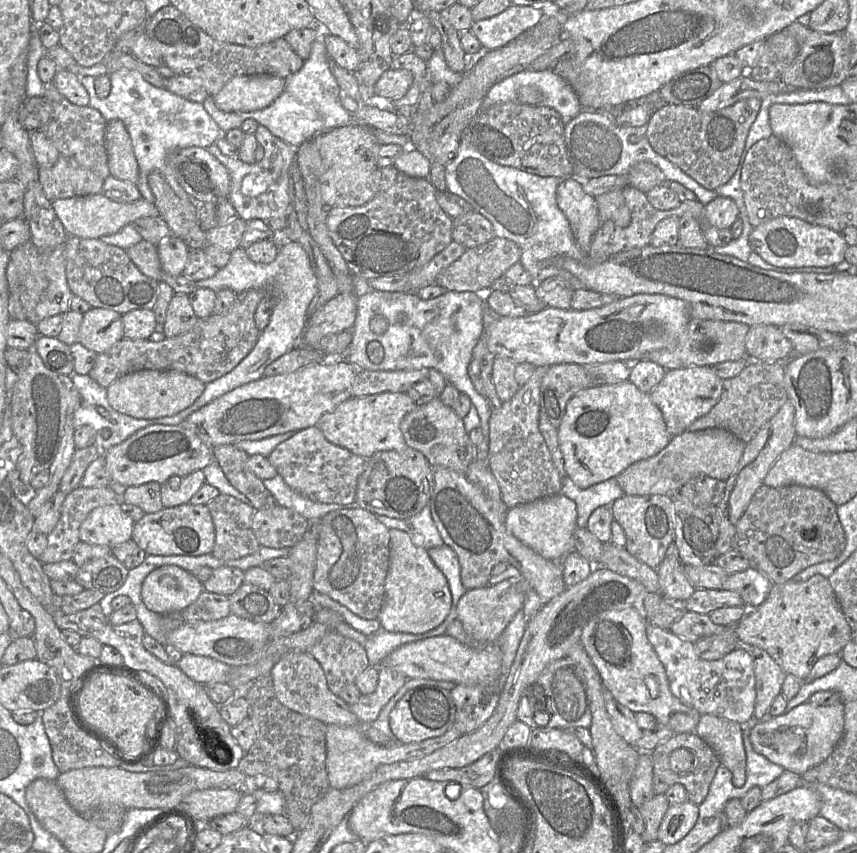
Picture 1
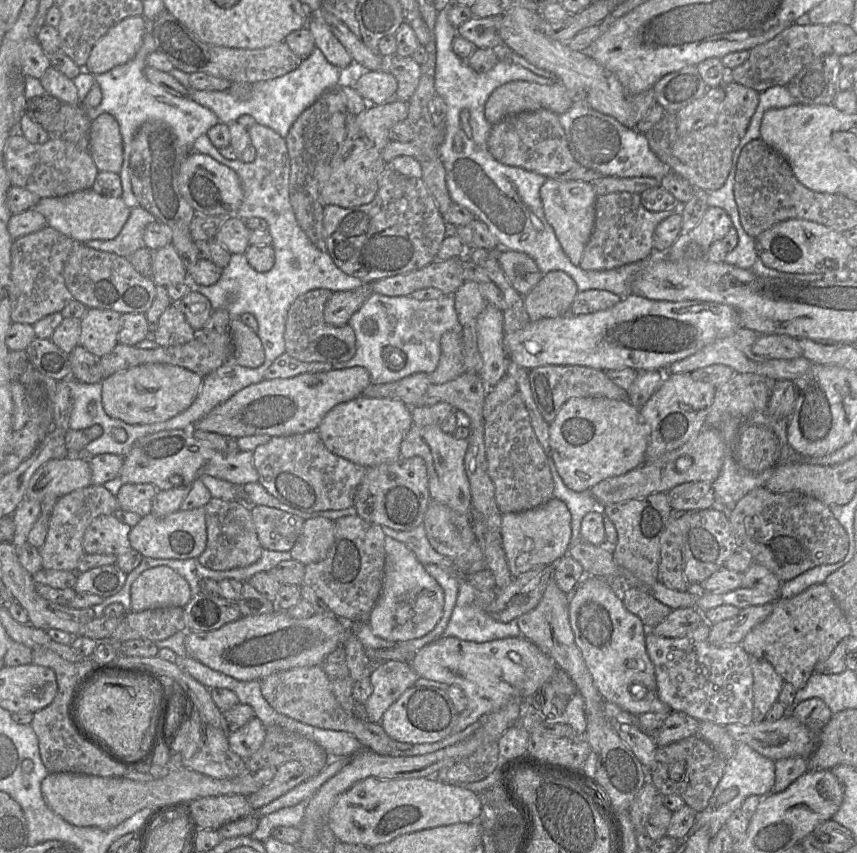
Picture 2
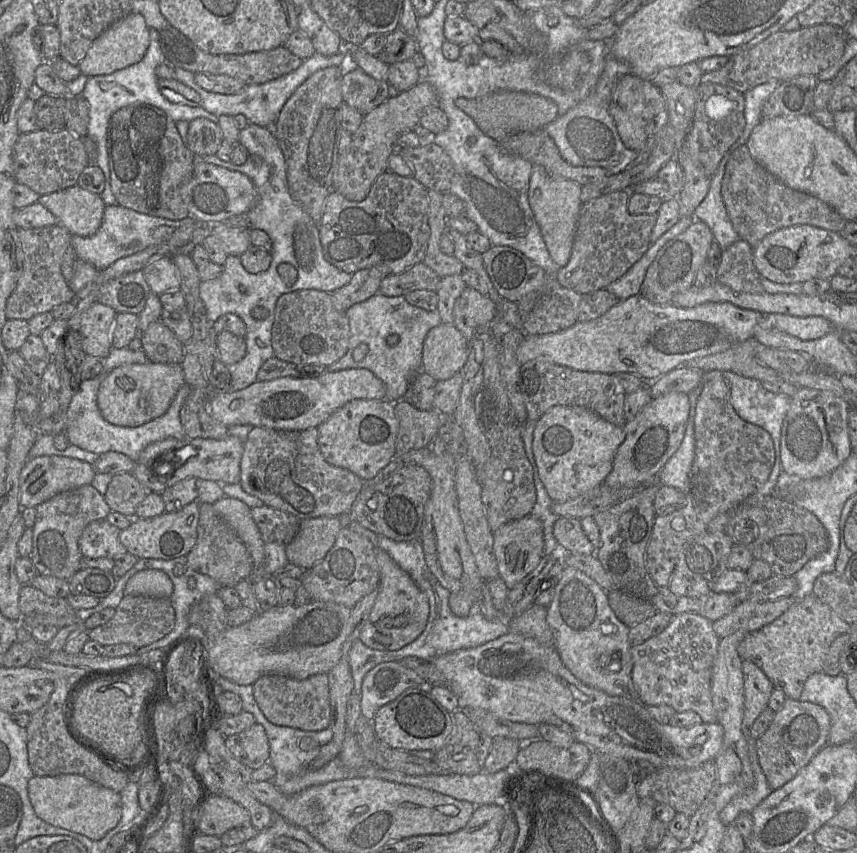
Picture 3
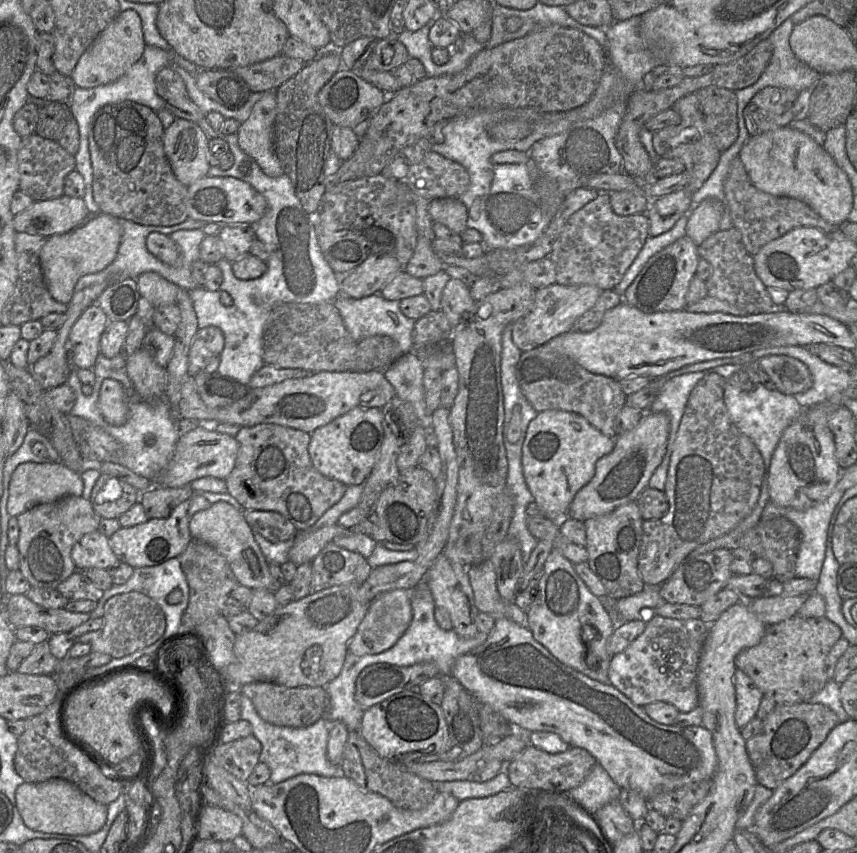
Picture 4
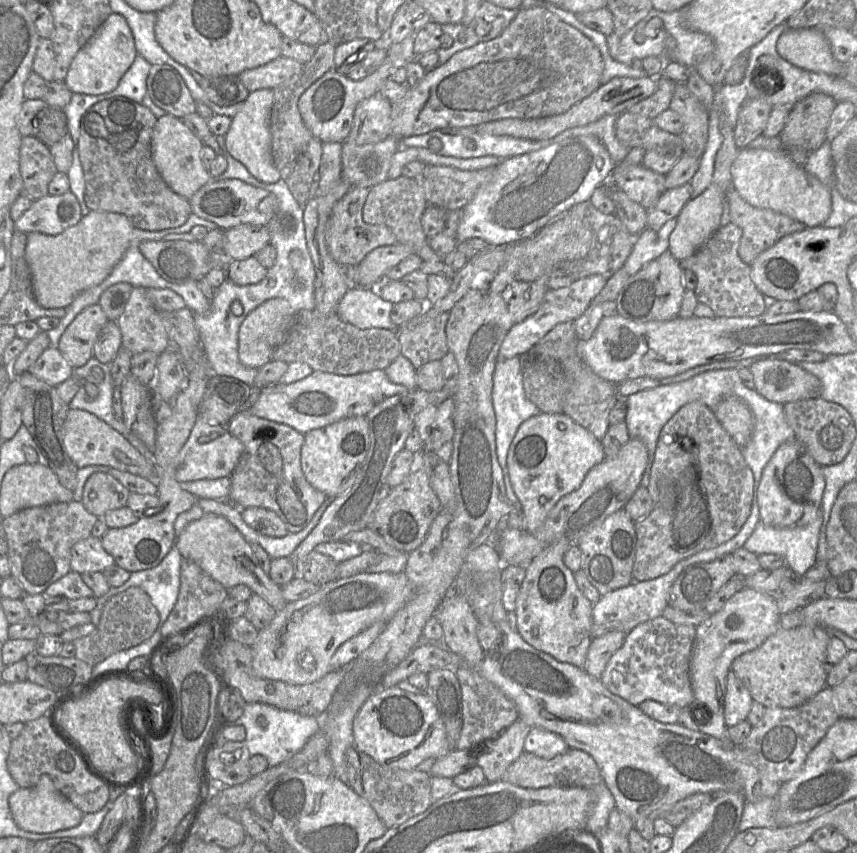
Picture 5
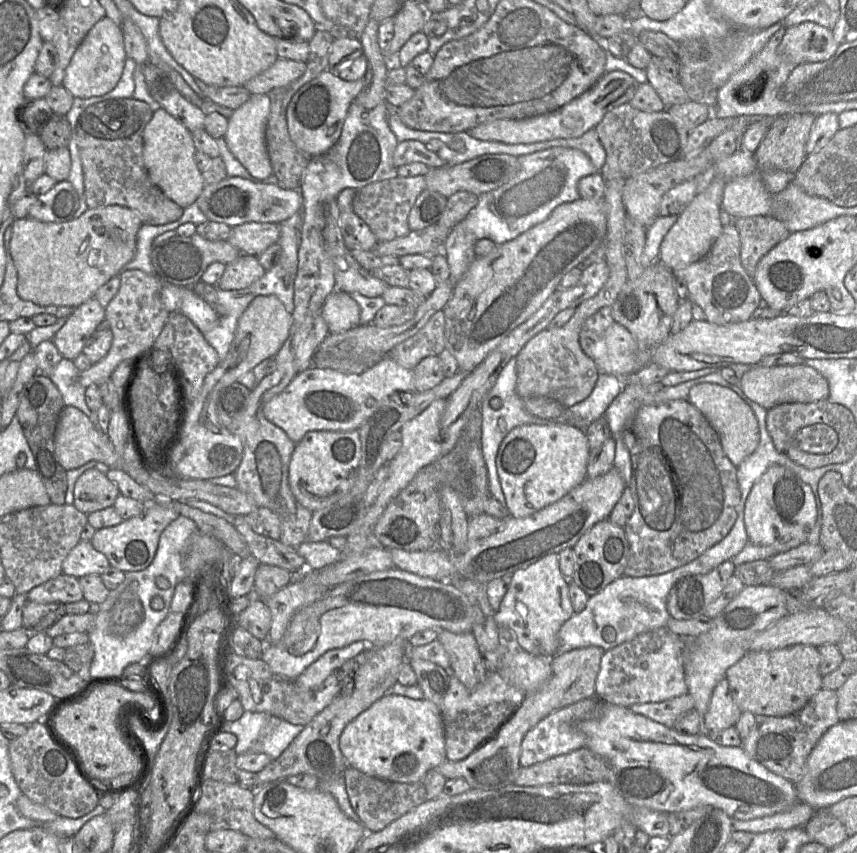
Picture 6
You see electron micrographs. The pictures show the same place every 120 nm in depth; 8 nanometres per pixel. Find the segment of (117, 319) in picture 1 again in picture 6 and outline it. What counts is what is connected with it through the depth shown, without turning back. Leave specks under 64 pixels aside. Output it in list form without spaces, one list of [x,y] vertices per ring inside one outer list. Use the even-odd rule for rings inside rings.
[[[95,297],[74,308],[53,338],[62,357],[73,361],[80,355],[86,342],[104,319],[105,308]]]

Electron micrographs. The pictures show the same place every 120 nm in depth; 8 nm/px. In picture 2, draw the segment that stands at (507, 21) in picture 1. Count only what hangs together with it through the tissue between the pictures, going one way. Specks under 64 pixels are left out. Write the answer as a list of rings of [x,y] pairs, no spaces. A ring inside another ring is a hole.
[[[472,16],[456,28],[456,33],[469,40],[476,48],[494,48],[503,43],[495,26],[495,16]]]

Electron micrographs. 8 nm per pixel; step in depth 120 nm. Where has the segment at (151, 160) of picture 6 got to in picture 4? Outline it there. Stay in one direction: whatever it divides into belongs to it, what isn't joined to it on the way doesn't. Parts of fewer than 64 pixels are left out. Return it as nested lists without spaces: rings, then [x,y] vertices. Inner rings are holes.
[[[175,118],[164,131],[164,151],[173,173],[186,186],[208,175],[210,138],[195,122]]]

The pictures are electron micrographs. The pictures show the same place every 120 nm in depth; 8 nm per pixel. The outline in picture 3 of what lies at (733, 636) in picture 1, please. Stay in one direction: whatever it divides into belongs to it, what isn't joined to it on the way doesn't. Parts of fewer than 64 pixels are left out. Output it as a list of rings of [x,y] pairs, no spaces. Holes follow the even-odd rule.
[[[792,597],[740,602],[731,613],[713,622],[713,629],[720,639],[738,631],[752,633],[776,620],[795,602]]]

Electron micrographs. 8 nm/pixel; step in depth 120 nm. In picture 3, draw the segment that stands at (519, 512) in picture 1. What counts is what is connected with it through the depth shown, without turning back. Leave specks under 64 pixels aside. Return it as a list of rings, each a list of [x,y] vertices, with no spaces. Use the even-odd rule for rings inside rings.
[[[531,514],[502,525],[494,533],[494,552],[499,576],[508,589],[516,586],[532,572],[545,554],[545,541],[542,522]]]

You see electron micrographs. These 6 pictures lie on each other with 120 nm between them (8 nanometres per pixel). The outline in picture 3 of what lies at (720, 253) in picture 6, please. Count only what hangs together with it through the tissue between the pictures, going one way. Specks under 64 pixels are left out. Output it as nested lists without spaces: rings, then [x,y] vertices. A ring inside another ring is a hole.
[[[743,239],[722,250],[716,270],[716,282],[734,291],[752,294],[764,292],[762,276],[754,265],[753,248]]]

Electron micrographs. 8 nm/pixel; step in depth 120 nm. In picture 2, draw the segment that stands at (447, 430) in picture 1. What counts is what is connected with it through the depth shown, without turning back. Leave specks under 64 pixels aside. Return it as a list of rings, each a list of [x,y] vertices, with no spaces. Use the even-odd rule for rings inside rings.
[[[447,331],[440,341],[441,353],[436,370],[430,374],[432,384],[441,385],[465,372],[464,343],[460,332]],[[412,425],[401,443],[400,457],[421,457],[427,466],[431,500],[440,502],[451,510],[463,514],[471,513],[470,484],[465,471],[464,459],[469,446],[468,439],[456,439],[442,431],[440,425]]]

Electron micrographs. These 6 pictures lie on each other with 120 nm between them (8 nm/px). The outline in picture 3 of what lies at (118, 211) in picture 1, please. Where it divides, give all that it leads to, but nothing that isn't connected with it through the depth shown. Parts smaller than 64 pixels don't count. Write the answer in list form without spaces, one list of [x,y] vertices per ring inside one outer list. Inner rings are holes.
[[[67,191],[48,198],[38,199],[36,205],[50,213],[56,225],[71,236],[91,236],[95,234],[103,220],[105,205],[83,197],[78,192]]]

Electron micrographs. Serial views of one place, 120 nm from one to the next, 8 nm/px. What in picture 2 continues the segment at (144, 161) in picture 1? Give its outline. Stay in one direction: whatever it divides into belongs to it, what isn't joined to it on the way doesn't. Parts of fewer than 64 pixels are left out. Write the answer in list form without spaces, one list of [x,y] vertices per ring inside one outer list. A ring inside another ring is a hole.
[[[146,20],[142,44],[133,59],[97,75],[81,69],[80,73],[73,79],[80,102],[84,100],[91,87],[96,83],[101,88],[102,100],[98,106],[84,109],[92,121],[103,113],[112,115],[119,123],[123,146],[131,145],[136,131],[143,123],[149,120],[157,120],[165,123],[182,145],[193,150],[196,139],[206,135],[210,128],[220,122],[219,118],[212,110],[201,106],[189,96],[174,96],[146,78],[144,74],[147,66],[146,58],[156,50],[153,38],[153,22]]]

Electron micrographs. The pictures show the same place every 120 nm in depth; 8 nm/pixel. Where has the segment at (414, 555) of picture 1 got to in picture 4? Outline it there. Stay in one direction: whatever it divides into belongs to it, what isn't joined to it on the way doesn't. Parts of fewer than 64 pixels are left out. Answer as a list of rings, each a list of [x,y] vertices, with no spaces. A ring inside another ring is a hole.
[[[396,589],[375,598],[348,643],[348,652],[356,656],[374,655],[388,650],[396,644],[408,629],[413,617],[411,591]]]

